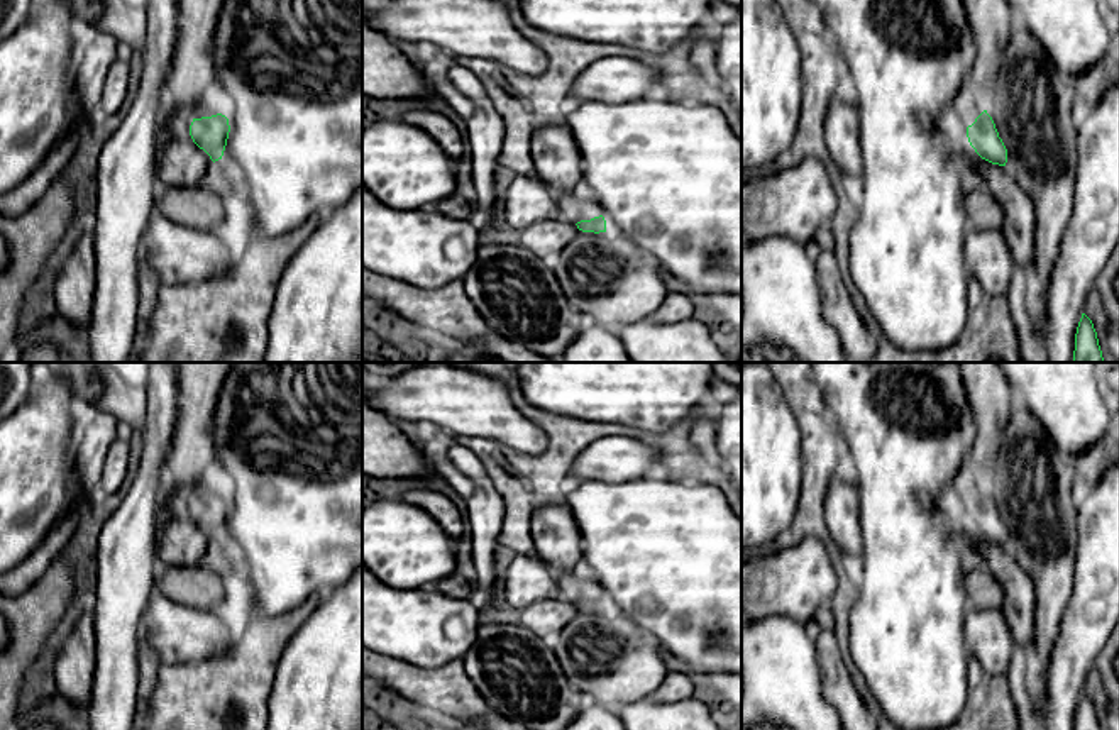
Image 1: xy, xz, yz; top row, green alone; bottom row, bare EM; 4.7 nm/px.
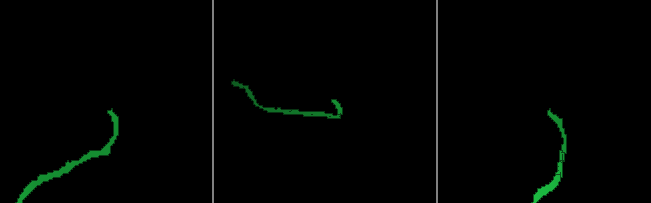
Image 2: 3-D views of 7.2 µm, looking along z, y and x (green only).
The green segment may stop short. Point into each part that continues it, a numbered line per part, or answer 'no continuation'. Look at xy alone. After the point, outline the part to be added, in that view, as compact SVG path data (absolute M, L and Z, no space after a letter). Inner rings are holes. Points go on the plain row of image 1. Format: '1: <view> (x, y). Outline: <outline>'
1: xy (207, 486). Outline: M212 471L193 486L193 498L212 496L217 493L220 493L220 483Z

